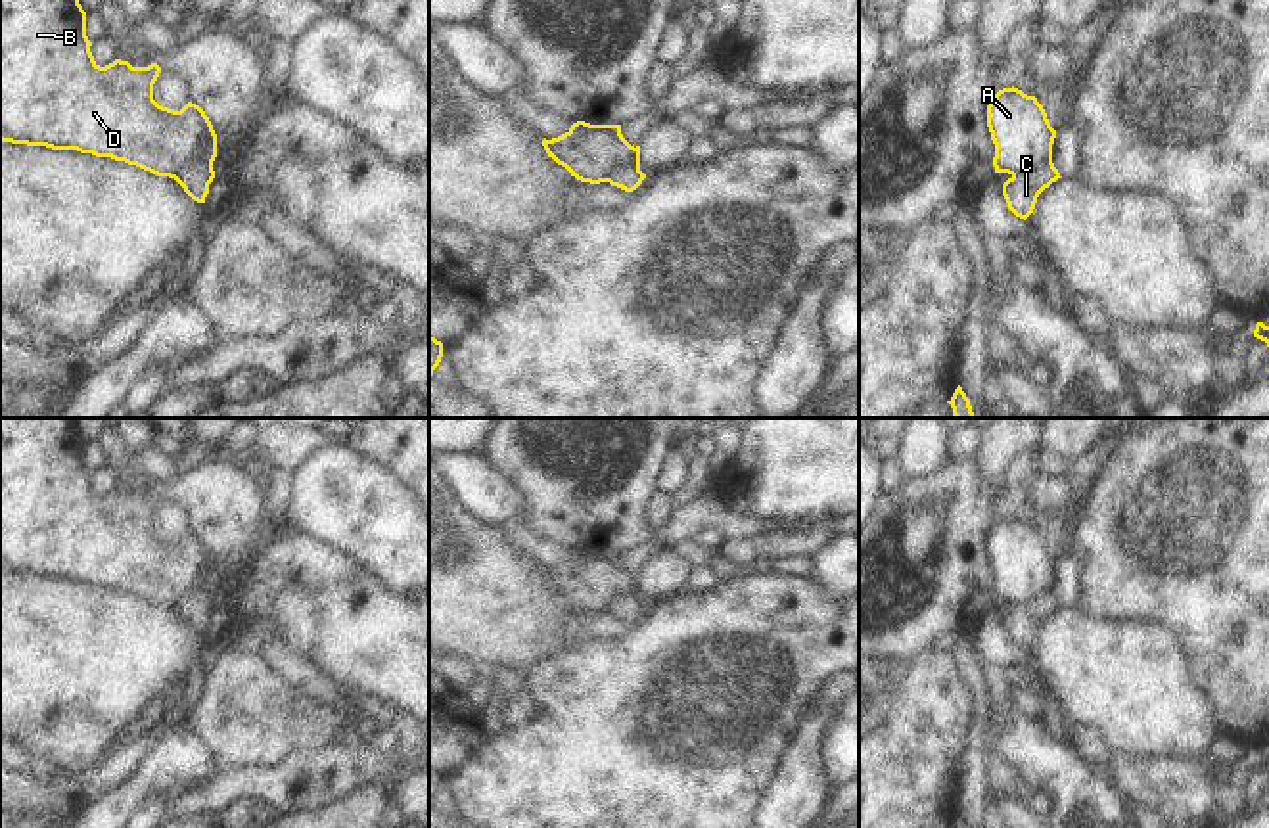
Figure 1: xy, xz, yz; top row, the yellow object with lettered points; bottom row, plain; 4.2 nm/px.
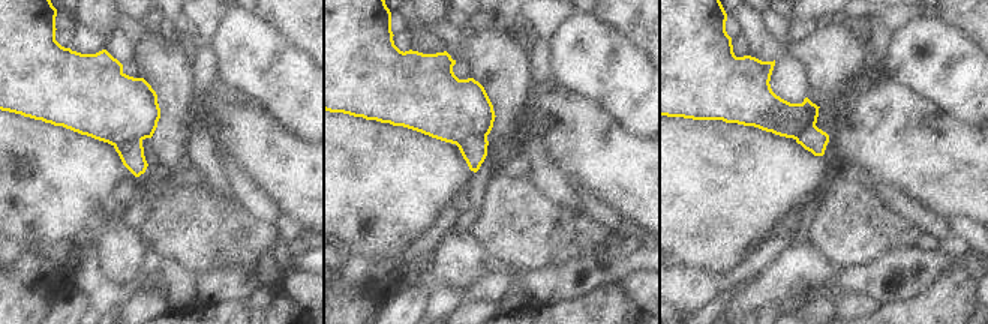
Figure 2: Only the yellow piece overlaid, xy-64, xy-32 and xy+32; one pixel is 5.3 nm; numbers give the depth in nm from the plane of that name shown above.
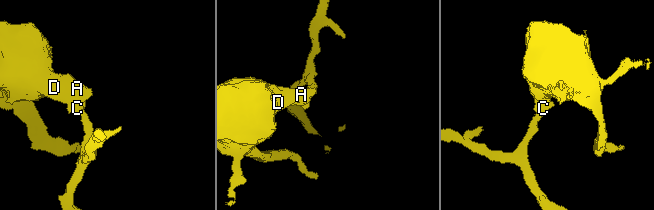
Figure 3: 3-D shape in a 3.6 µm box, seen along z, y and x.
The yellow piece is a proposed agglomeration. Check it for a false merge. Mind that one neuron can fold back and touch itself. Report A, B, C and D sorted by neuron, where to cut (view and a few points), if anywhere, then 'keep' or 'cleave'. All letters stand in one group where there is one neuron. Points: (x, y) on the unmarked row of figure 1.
groups A B D / C; cut xy (211, 591), (190, 591), (175, 608); cleave

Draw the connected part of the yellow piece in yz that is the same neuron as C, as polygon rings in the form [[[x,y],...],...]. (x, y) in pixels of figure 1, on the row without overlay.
[[[1052,590],[1043,594],[1035,604],[1008,608],[1003,613],[1008,638],[1026,650],[1033,642],[1039,623],[1058,608],[1062,606]]]

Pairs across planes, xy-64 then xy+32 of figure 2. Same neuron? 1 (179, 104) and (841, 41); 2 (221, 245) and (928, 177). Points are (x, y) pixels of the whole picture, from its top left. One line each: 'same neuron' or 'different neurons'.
1: same neuron
2: different neurons

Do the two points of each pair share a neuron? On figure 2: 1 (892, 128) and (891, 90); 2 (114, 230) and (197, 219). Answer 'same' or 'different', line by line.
1: same
2: different

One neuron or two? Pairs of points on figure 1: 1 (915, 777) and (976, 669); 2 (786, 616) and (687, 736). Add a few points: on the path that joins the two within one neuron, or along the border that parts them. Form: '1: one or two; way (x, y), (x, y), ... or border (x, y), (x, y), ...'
1: two; border (951, 654), (972, 690), (972, 727)
2: one; way (758, 646), (698, 706)

